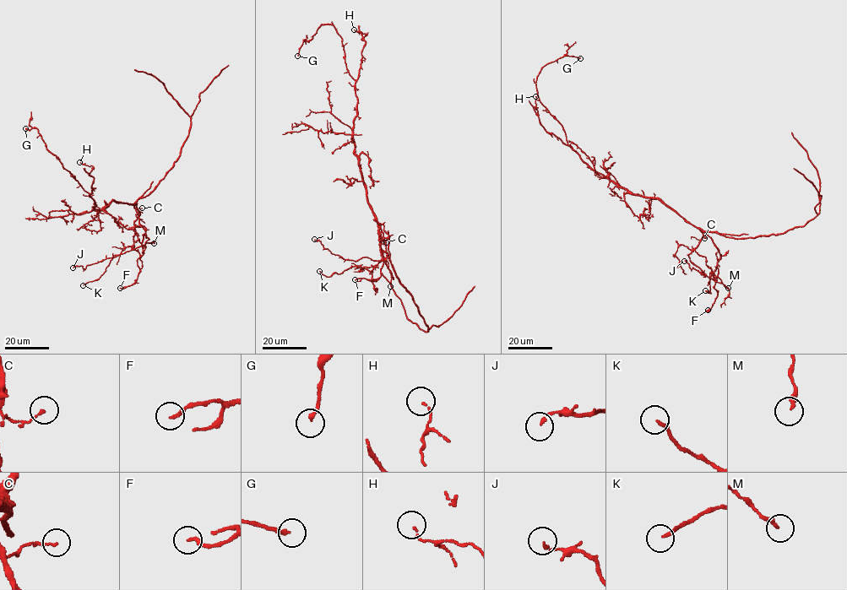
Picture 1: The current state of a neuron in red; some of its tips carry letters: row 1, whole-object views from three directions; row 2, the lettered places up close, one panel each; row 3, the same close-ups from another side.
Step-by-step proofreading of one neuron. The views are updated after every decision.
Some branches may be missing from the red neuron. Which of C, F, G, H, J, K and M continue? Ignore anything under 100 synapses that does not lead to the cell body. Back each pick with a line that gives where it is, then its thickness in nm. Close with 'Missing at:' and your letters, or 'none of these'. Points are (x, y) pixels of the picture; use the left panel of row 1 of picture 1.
Missing at: none of these

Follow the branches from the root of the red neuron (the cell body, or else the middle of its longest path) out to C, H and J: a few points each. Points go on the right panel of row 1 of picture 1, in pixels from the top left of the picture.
C: (674, 211), (697, 227), (704, 238)
H: (674, 211), (659, 199), (631, 194), (591, 169), (568, 145), (545, 129), (535, 108), (535, 96)
J: (674, 211), (703, 234), (689, 257), (705, 276), (701, 273), (703, 275), (703, 273), (691, 269), (684, 261)

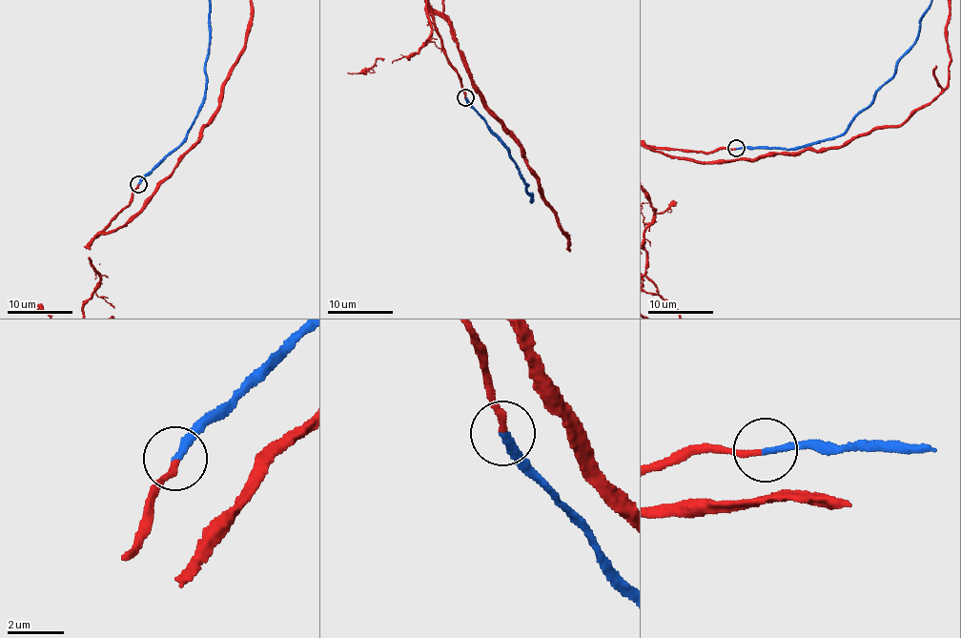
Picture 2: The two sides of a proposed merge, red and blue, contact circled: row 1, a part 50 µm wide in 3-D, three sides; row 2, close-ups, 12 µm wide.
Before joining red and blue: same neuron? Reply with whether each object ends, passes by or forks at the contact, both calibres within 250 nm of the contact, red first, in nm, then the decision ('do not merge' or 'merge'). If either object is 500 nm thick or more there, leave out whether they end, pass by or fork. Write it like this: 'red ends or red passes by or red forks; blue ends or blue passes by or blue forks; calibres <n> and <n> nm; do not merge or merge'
red ends; blue ends; calibres 200 and 240 nm; merge

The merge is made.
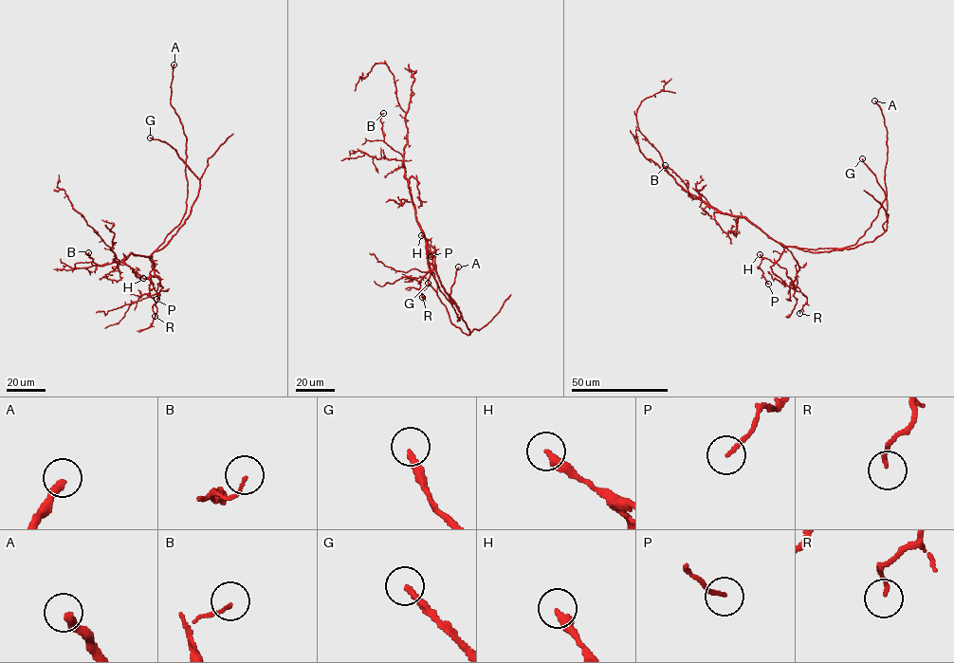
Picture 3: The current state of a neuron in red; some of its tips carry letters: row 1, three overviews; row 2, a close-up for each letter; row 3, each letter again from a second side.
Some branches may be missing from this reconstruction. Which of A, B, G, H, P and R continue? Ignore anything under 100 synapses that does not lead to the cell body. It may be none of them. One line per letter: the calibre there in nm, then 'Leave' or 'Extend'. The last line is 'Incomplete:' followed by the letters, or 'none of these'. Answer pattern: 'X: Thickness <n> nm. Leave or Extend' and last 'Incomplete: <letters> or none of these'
A: Thickness 320 nm. Extend
B: Thickness 110 nm. Leave
G: Thickness 240 nm. Extend
H: Thickness 340 nm. Leave
P: Thickness 140 nm. Leave
R: Thickness 110 nm. Leave
Incomplete: A, G

